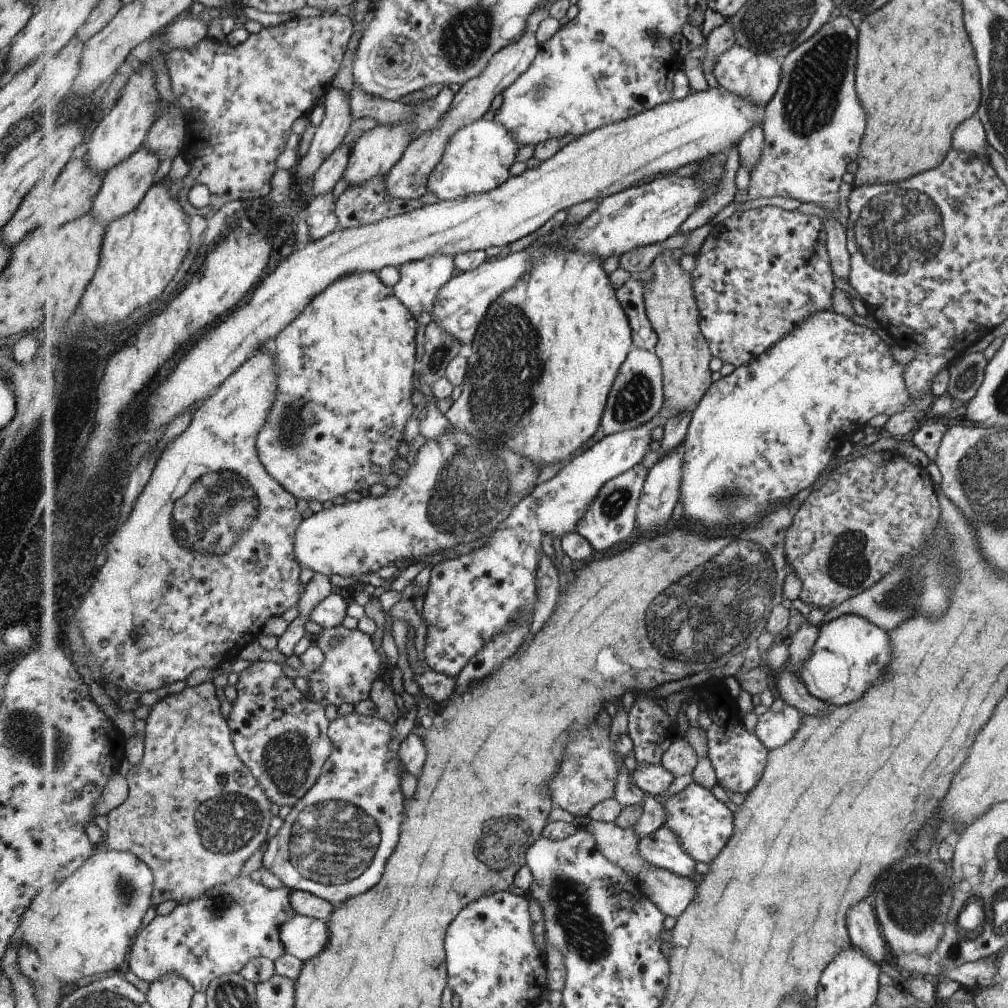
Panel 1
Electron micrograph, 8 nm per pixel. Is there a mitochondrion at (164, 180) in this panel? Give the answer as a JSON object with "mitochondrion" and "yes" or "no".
{"mitochondrion":"no"}

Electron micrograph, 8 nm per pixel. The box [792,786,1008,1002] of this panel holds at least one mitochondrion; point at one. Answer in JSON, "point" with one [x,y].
{"point":[913,898]}

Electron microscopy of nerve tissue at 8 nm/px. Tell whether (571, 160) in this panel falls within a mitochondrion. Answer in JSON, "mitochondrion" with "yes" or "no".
{"mitochondrion":"no"}

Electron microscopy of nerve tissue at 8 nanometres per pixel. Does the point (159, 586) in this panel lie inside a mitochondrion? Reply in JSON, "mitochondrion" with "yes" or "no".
{"mitochondrion":"no"}

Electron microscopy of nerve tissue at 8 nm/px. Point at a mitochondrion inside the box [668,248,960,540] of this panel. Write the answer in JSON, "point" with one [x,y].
{"point":[729,501]}

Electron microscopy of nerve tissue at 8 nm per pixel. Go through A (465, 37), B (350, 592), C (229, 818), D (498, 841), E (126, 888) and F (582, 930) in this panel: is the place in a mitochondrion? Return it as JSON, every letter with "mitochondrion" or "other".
{"A":"mitochondrion","B":"other","C":"mitochondrion","D":"mitochondrion","E":"mitochondrion","F":"mitochondrion"}

